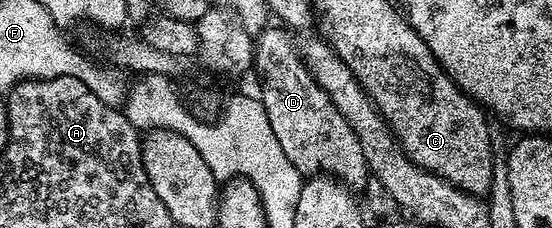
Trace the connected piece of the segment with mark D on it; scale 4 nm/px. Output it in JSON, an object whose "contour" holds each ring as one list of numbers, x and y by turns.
{"contour":[[267,26,256,37,253,50,253,68,261,83,259,99,267,110,271,130,279,138,279,147,302,177,327,175,347,185,351,190,364,189,371,178,367,158,363,158,363,146,355,138,355,130,347,126,347,118,335,110,335,102,327,98,323,86,301,61,298,45,293,45,290,33,284,27]]}

